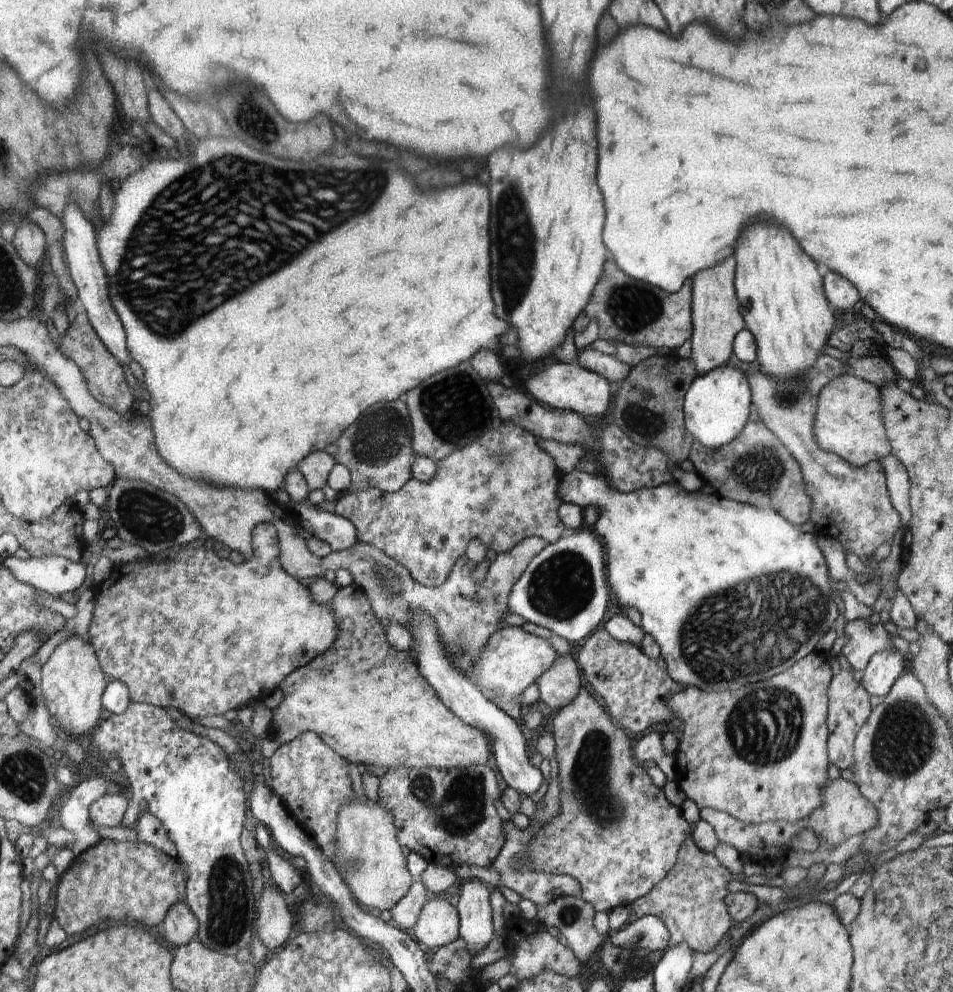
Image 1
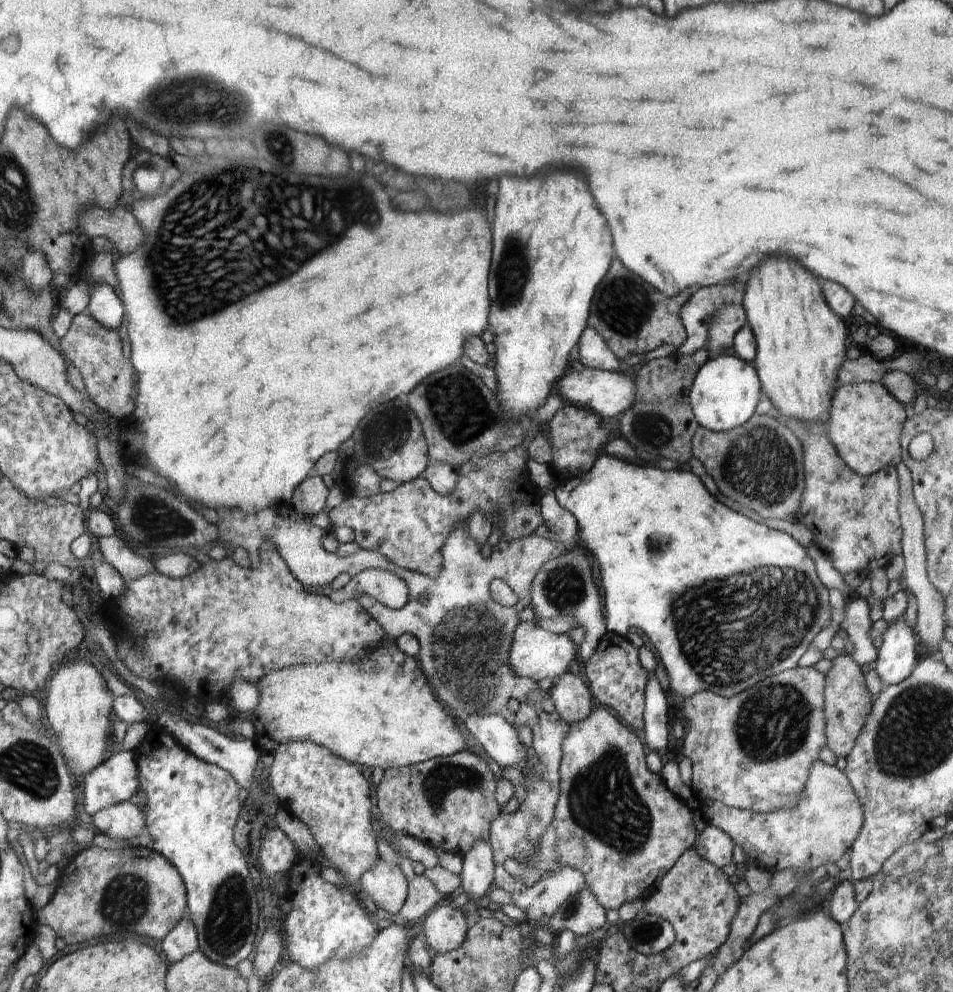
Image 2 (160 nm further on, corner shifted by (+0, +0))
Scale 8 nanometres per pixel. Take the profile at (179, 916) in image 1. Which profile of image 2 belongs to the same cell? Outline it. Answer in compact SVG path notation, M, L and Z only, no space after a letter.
M184 915L182 920L166 935L162 941L162 950L170 962L179 963L199 950L198 935L195 924L188 915Z

